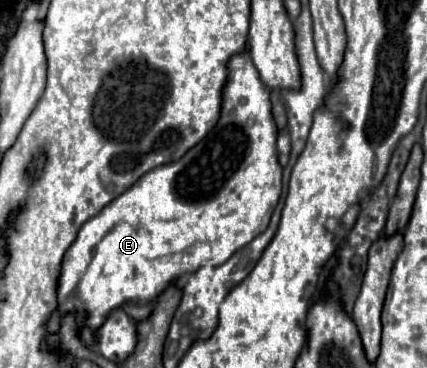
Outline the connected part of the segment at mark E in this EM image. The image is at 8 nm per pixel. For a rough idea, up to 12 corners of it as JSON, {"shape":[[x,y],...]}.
{"shape":[[249,47],[179,161],[91,217],[59,309],[221,265],[281,197],[271,95]]}

